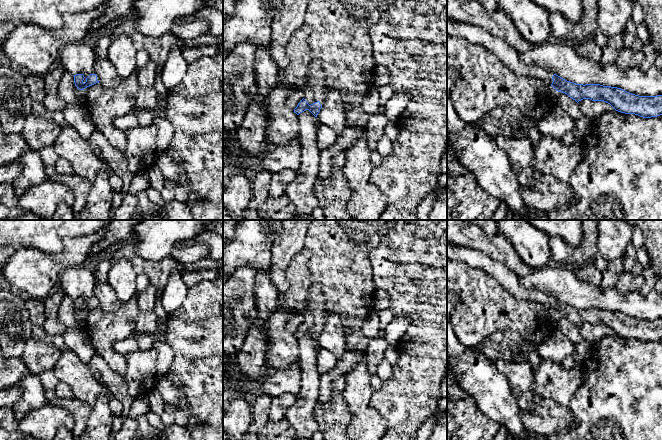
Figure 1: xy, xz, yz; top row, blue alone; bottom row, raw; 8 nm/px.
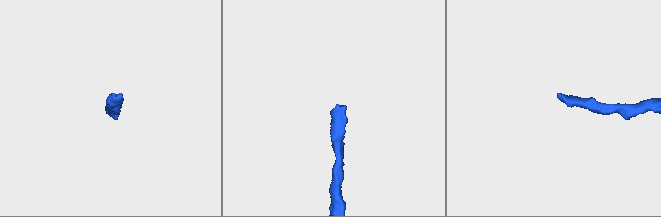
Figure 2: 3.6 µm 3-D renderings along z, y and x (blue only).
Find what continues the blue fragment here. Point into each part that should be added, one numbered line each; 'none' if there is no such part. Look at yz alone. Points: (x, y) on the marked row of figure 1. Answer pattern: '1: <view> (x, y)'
1: yz (506, 54)

